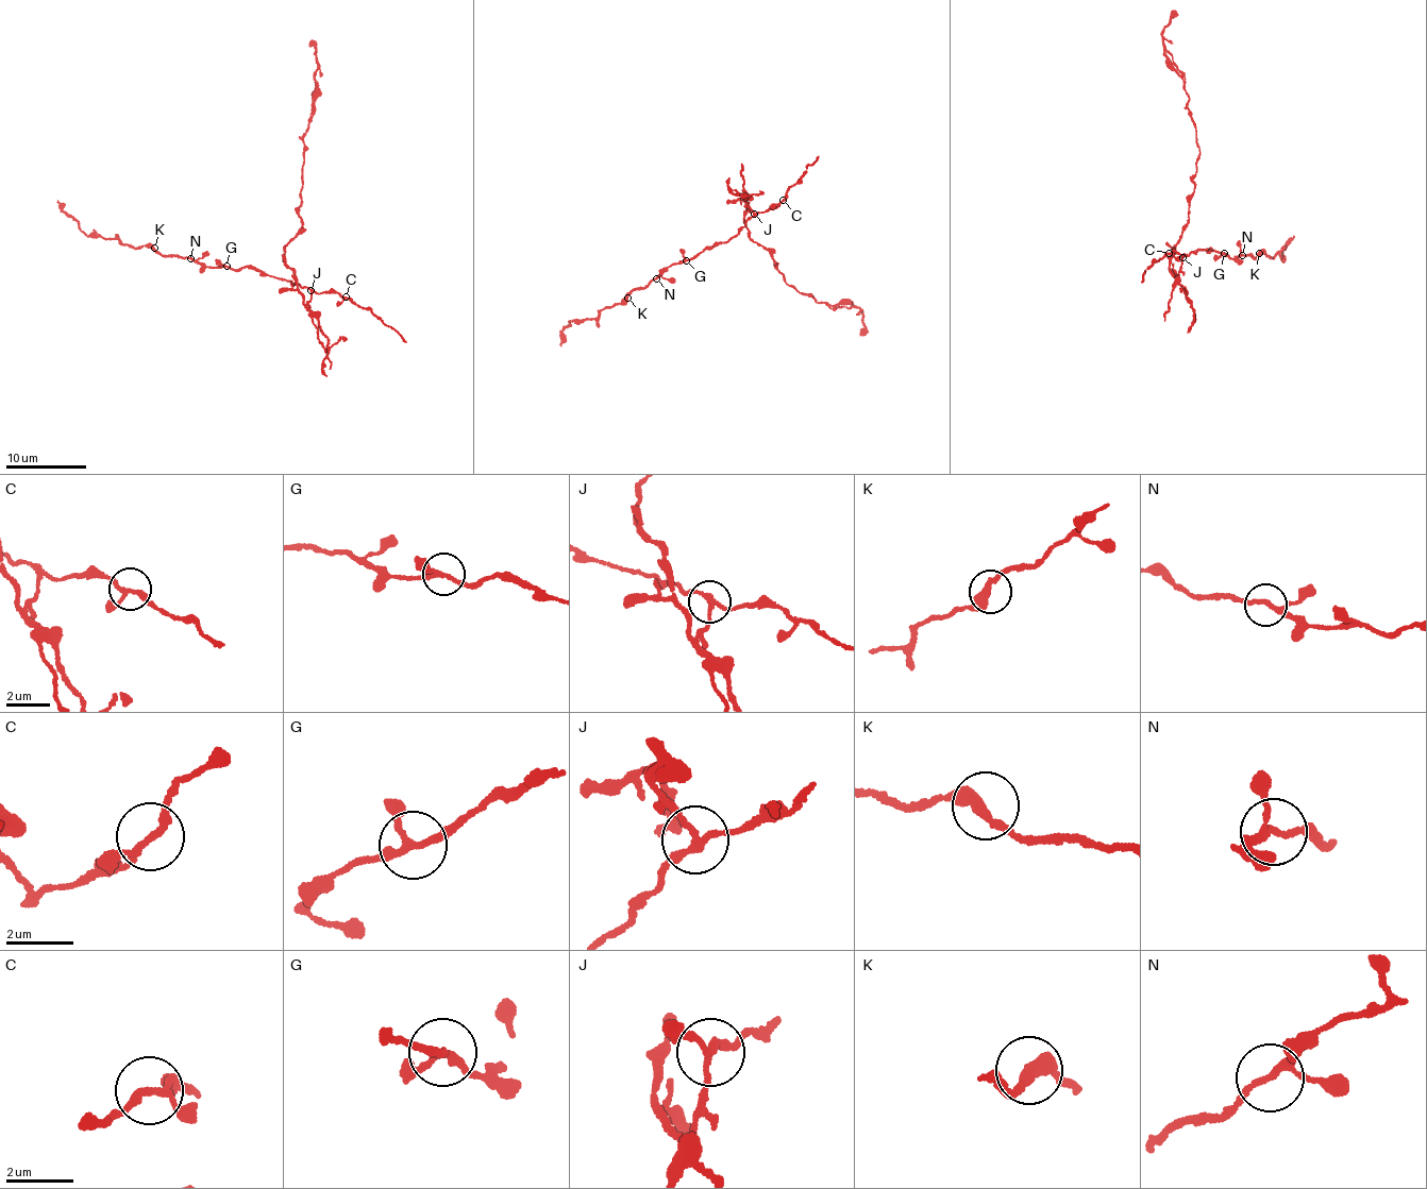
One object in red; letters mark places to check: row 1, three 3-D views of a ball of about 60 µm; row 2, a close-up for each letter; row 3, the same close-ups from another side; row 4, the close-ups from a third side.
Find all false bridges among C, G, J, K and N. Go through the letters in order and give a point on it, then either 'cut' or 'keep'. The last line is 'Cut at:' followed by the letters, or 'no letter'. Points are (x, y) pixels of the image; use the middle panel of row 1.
C: place (783, 200); keep
G: place (686, 260); keep
J: place (754, 214); cut
K: place (627, 298); keep
N: place (656, 278); keep
Cut at: J

